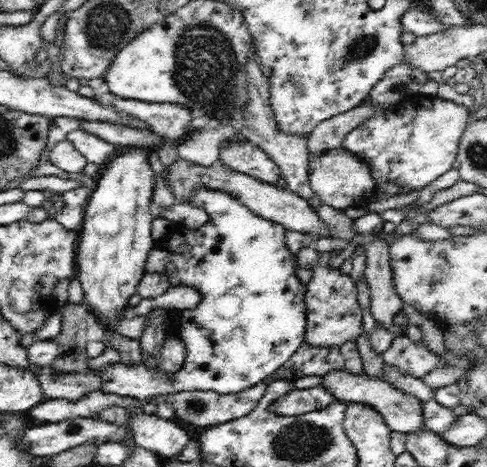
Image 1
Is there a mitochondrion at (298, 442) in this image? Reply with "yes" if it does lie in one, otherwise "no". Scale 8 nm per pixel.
yes

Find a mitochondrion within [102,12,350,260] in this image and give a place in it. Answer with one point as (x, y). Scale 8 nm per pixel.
(206, 68)

